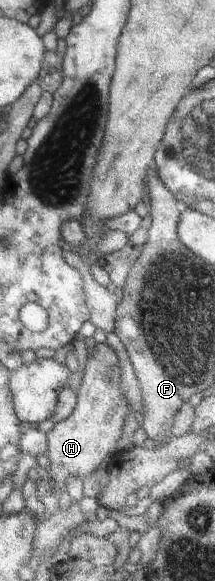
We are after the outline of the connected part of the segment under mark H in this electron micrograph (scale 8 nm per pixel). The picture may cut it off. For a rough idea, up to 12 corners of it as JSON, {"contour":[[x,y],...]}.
{"contour":[[97,343],[74,410],[45,434],[56,498],[119,454],[125,416],[112,347]]}

